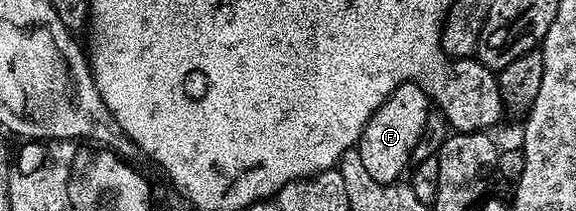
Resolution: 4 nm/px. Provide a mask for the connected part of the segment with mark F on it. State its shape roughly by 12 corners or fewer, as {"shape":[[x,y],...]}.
{"shape":[[407,82],[370,116],[358,149],[366,172],[405,177],[429,111]]}

